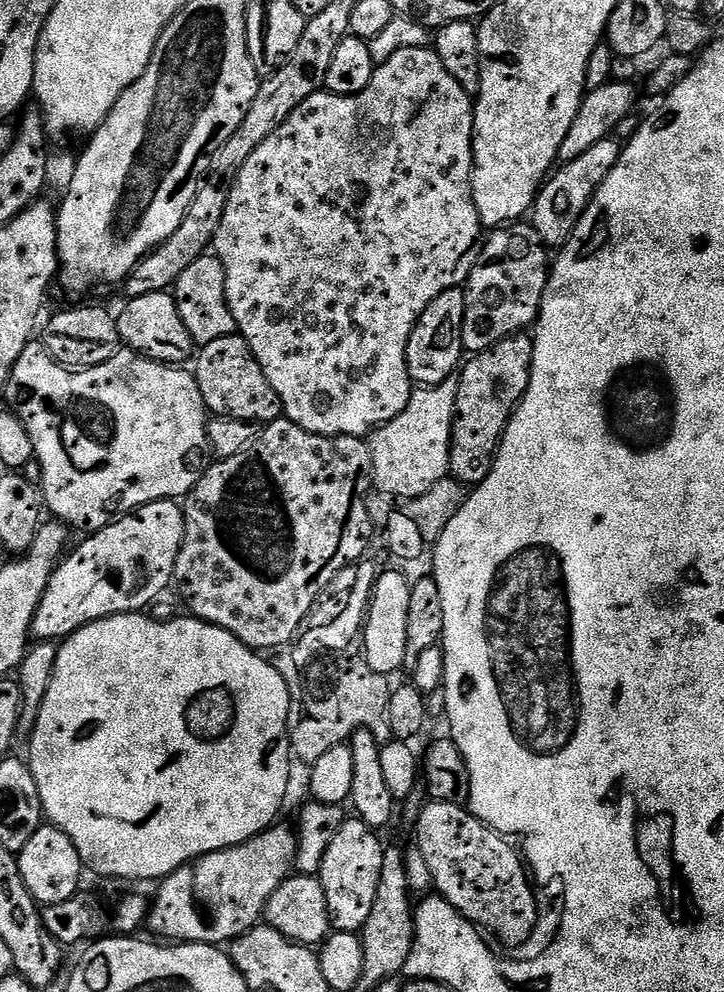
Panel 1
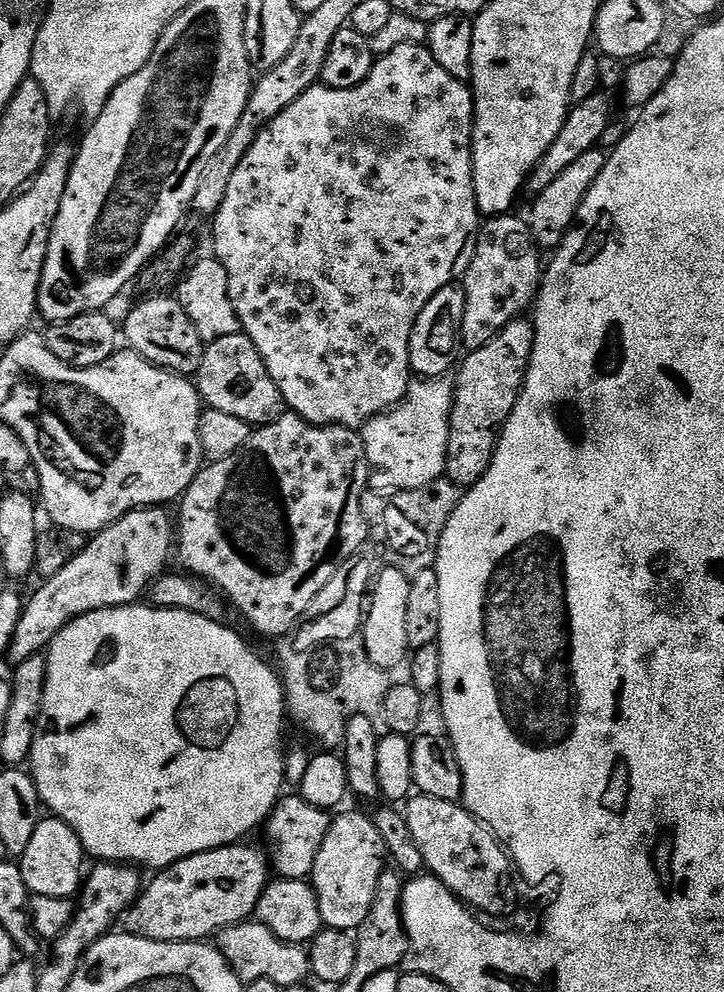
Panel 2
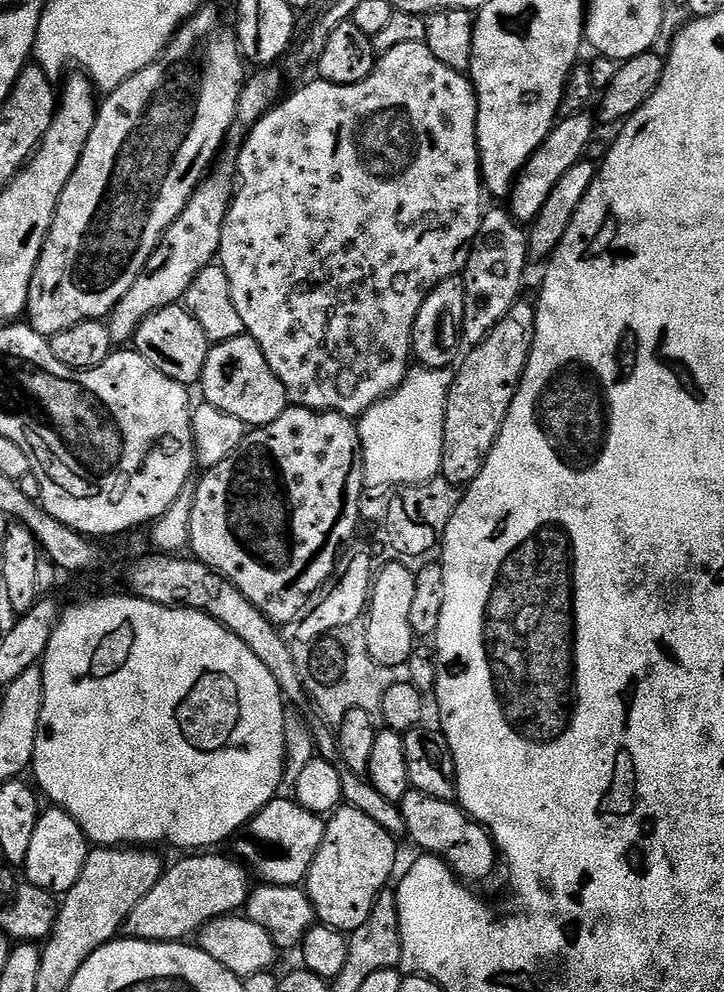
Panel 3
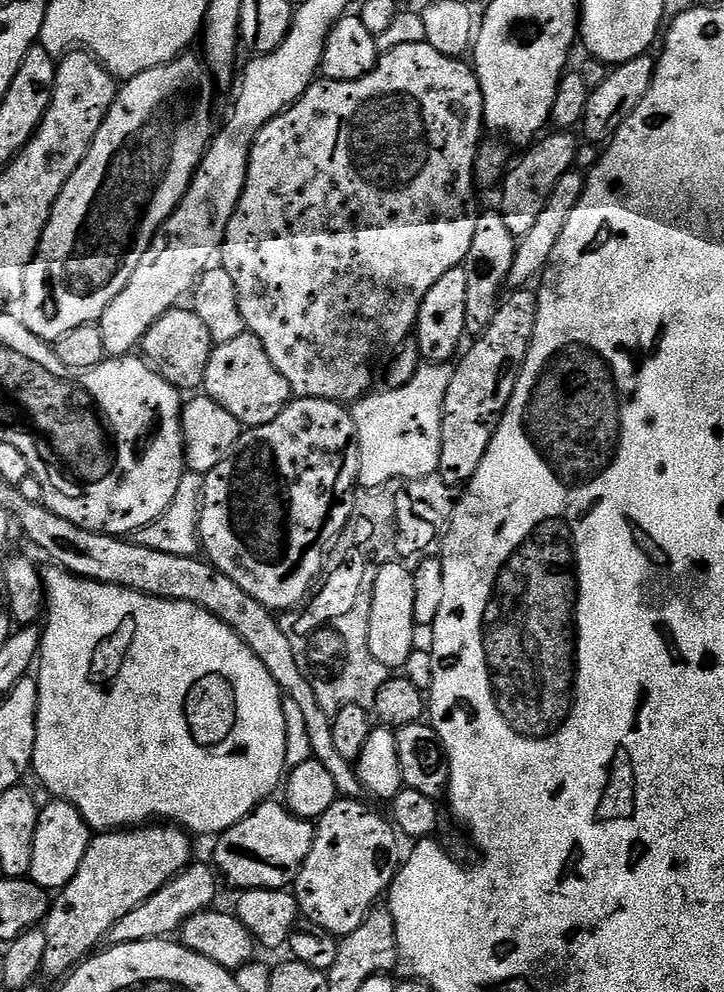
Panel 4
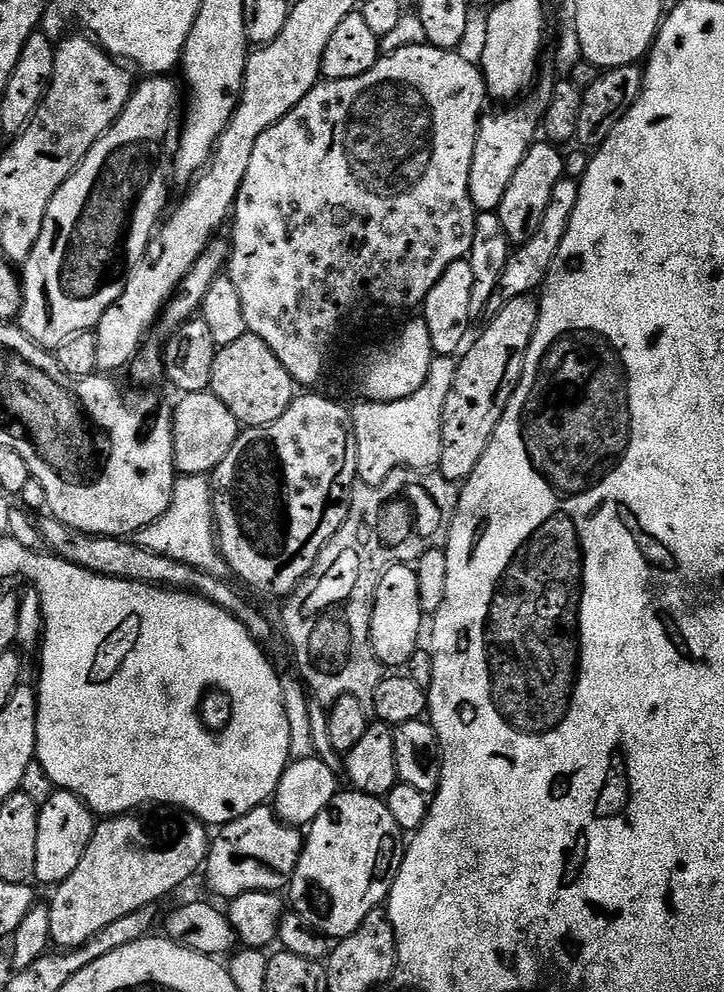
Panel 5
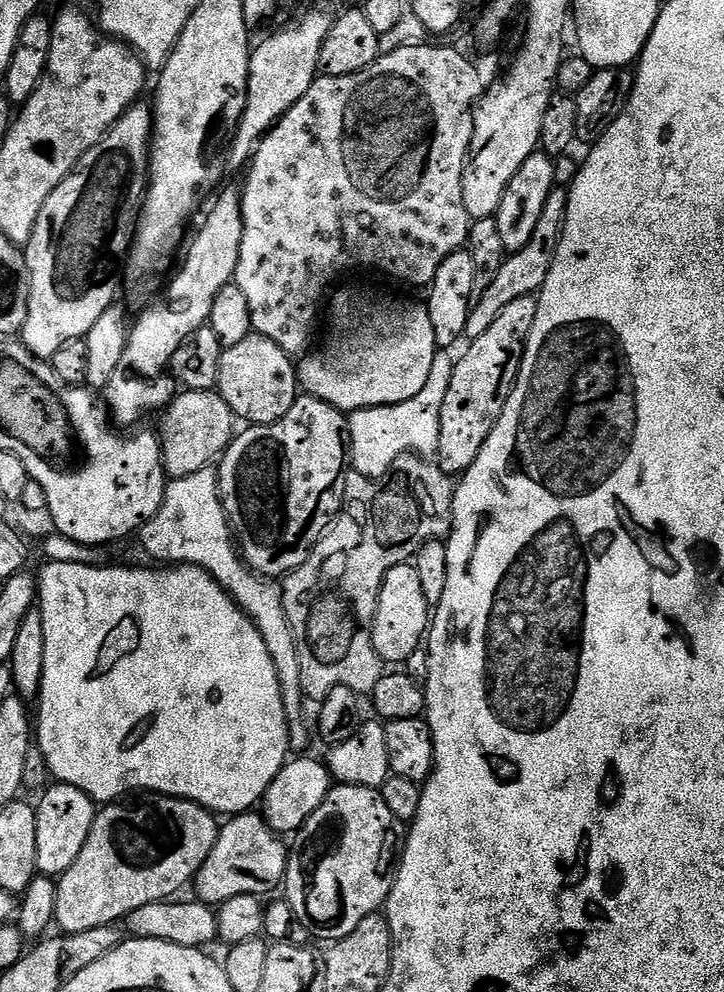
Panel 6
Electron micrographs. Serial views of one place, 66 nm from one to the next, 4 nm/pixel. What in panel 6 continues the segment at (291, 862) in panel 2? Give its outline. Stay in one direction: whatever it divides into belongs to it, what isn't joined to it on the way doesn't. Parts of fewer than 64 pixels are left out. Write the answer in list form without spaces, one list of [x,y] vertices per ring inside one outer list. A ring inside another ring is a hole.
[[[255,811],[241,812],[240,815],[231,817],[225,824],[228,825],[225,828],[223,825],[217,831],[214,850],[210,850],[206,862],[202,862],[202,866],[198,870],[194,881],[195,899],[202,904],[219,906],[230,898],[238,898],[238,894],[250,894],[264,898],[267,897],[267,892],[272,892],[275,888],[277,891],[283,885],[288,865],[288,848],[280,841],[283,839],[272,831],[272,828],[264,821],[263,815],[257,814]]]

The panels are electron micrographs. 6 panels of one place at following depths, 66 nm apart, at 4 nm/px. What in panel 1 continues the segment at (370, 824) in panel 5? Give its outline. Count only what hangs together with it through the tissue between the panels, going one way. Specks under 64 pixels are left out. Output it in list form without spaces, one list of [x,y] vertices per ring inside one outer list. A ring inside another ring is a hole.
[[[345,819],[326,850],[326,858],[322,858],[318,879],[326,894],[326,906],[335,931],[359,933],[366,918],[370,918],[370,910],[374,910],[374,894],[378,894],[378,878],[382,874],[386,847],[385,841],[376,836],[379,835],[374,829],[360,820]]]

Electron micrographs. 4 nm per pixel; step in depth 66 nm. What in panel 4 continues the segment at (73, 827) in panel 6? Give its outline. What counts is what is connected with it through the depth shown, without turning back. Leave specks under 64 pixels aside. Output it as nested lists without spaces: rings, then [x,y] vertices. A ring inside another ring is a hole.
[[[55,798],[49,799],[49,801],[48,805],[45,803],[41,807],[38,830],[34,830],[34,862],[30,878],[38,886],[49,890],[59,890],[72,881],[74,874],[78,874],[78,866],[82,866],[82,858],[86,858],[86,850],[88,843],[92,840],[93,833],[88,827],[88,823],[82,818],[80,811],[73,804]]]

